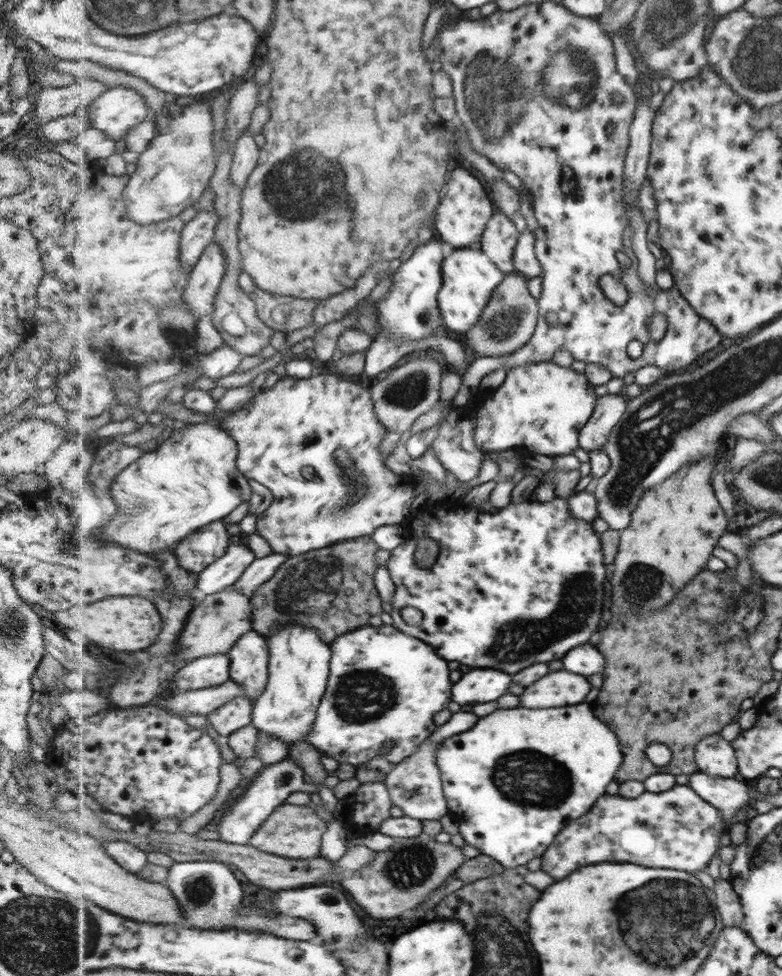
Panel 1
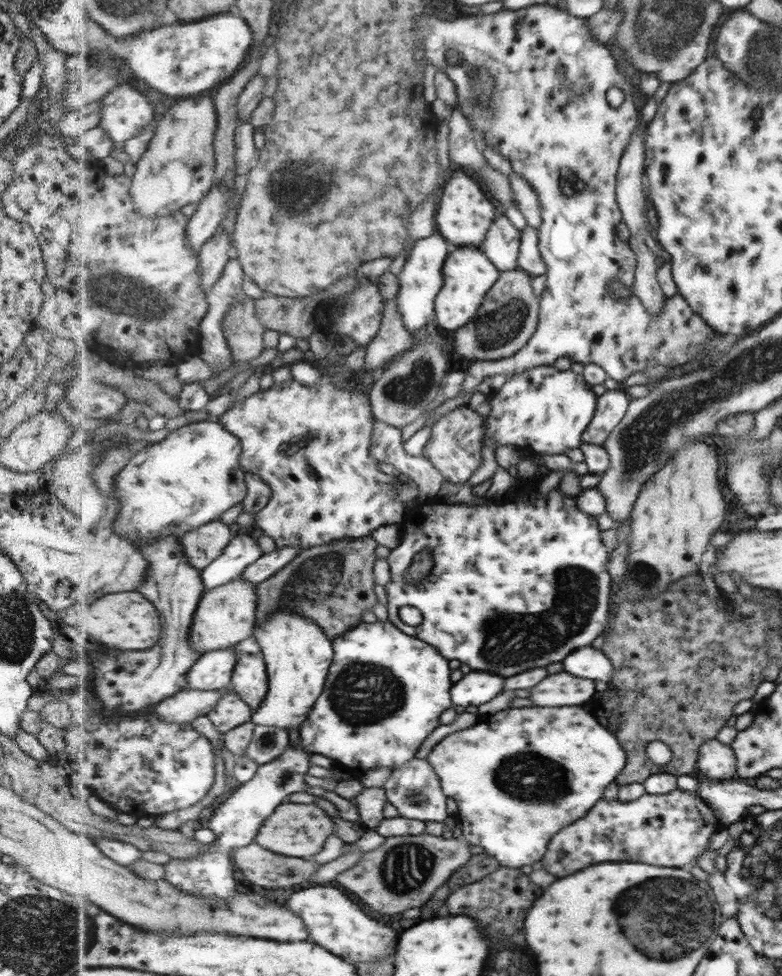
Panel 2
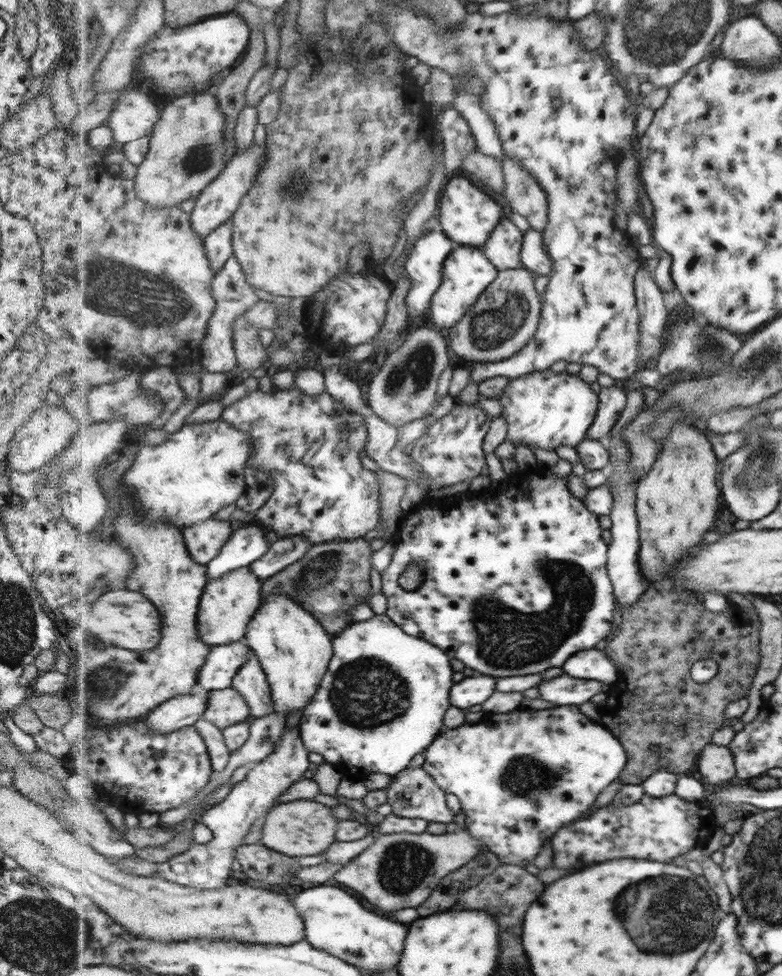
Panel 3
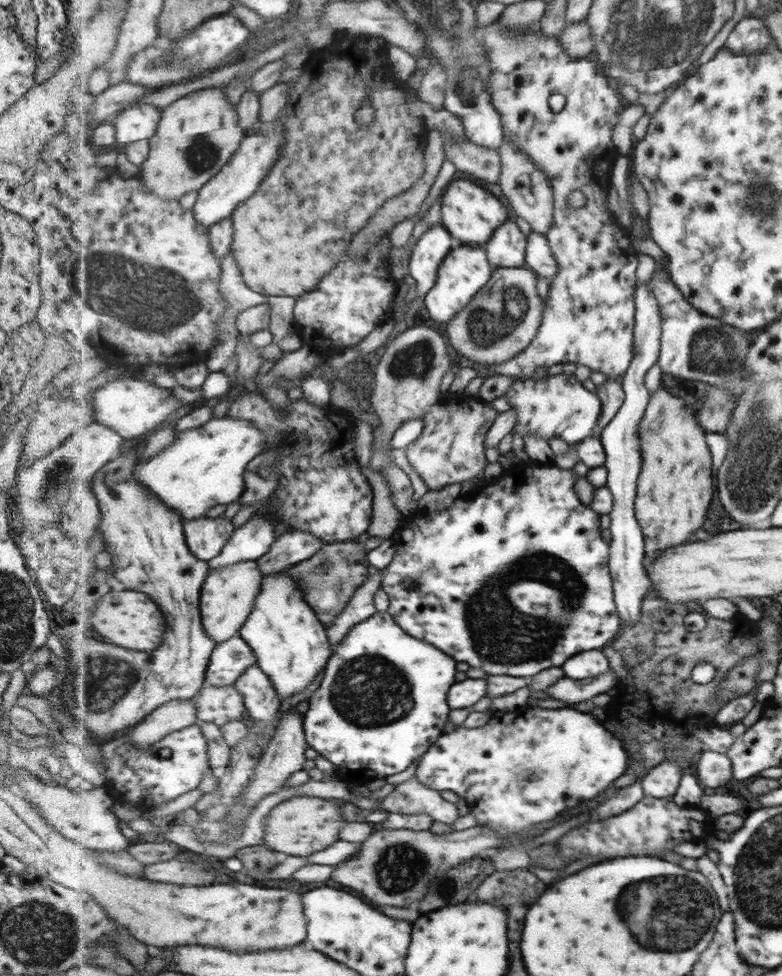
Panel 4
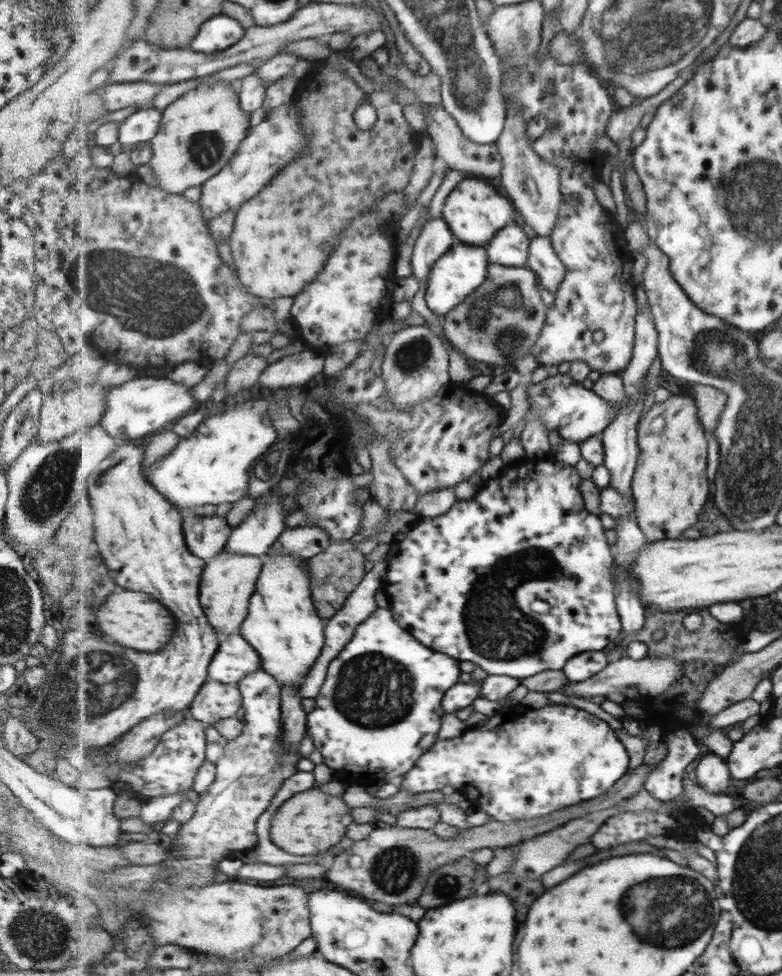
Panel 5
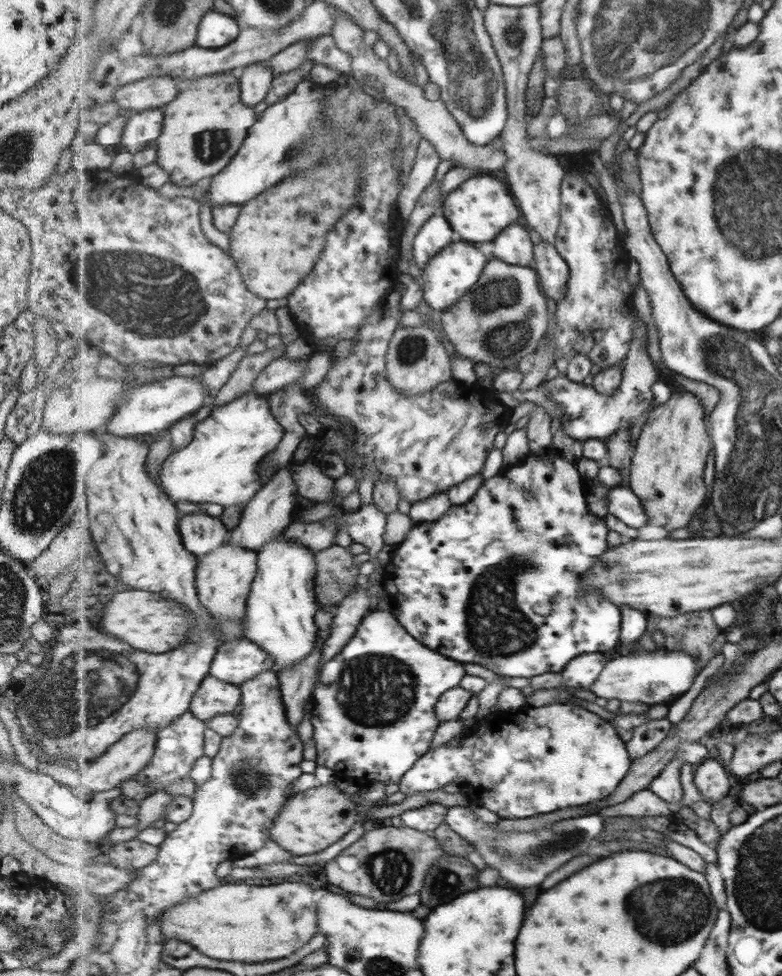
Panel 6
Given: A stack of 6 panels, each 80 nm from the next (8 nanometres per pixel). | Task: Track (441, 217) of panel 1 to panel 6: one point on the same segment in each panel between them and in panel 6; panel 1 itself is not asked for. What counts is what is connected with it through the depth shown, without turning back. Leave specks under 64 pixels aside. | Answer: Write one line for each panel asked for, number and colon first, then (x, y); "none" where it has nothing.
2: (465, 215)
3: (469, 216)
4: (471, 214)
5: (476, 211)
6: (482, 207)

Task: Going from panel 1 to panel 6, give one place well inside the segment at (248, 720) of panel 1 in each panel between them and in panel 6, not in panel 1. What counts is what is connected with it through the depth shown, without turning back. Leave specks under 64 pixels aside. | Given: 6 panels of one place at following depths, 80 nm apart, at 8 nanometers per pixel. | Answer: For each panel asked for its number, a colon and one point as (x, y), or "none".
2: (232, 710)
3: (225, 707)
4: (219, 704)
5: (216, 701)
6: (214, 698)

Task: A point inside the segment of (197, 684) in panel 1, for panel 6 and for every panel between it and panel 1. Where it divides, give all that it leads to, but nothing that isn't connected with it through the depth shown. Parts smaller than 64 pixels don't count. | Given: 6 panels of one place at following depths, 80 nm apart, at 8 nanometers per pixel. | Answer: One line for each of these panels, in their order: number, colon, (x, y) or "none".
2: (213, 671)
3: (224, 662)
4: (231, 659)
5: (236, 658)
6: (238, 661)

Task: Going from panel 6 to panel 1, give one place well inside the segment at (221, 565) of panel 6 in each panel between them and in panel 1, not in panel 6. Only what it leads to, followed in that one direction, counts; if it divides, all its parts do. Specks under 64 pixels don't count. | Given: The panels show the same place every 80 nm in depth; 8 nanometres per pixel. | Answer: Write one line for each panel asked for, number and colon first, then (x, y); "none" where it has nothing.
1: (214, 626)
2: (226, 616)
3: (228, 604)
4: (229, 594)
5: (229, 580)

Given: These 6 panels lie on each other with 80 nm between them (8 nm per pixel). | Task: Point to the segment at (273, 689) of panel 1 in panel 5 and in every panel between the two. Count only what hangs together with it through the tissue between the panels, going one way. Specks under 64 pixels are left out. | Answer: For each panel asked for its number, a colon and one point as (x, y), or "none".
2: (299, 654)
3: (295, 649)
4: (292, 645)
5: (289, 634)

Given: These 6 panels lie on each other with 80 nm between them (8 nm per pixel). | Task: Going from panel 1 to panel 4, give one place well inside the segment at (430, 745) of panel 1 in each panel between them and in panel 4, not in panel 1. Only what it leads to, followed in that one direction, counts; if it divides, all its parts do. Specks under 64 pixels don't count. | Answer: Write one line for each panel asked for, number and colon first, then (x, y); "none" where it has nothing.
2: (415, 790)
3: (412, 794)
4: (411, 797)

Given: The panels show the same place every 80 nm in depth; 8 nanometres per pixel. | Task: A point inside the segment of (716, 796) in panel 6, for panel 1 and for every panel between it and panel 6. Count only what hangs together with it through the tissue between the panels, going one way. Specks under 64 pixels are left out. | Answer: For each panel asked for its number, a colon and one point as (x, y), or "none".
1: (715, 756)
2: (718, 762)
3: (716, 764)
4: (714, 769)
5: (712, 773)

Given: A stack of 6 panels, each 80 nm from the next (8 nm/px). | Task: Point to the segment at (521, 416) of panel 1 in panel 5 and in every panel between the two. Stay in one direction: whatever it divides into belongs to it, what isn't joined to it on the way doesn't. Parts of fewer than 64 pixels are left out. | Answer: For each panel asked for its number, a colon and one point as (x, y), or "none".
2: (548, 410)
3: (544, 409)
4: (559, 406)
5: (577, 413)

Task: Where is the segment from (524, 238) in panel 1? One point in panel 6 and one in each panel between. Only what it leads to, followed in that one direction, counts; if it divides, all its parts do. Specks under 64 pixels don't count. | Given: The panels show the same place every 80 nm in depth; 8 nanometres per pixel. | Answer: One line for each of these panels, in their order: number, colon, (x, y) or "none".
2: (530, 259)
3: (535, 258)
4: (539, 257)
5: (543, 260)
6: (553, 271)

